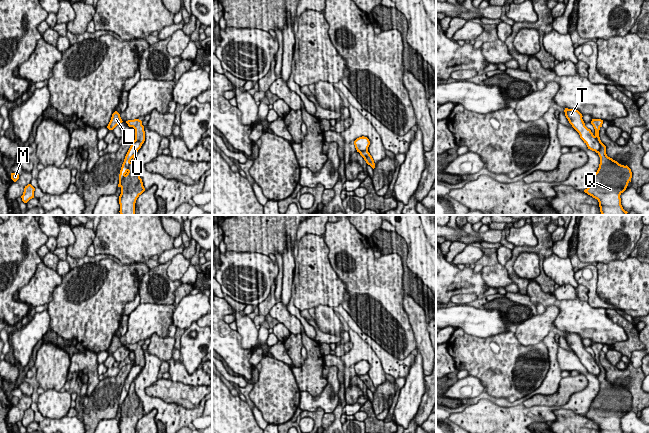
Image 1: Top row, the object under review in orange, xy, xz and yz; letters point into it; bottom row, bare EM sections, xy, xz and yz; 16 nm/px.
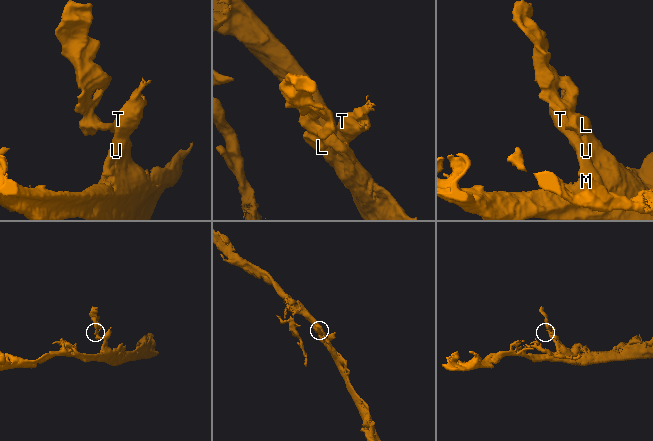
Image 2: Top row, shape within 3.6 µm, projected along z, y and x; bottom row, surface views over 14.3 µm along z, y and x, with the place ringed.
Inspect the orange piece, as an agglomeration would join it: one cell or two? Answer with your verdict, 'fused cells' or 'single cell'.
fused cells

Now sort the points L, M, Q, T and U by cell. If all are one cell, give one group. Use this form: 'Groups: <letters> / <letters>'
Groups: L M Q / T U

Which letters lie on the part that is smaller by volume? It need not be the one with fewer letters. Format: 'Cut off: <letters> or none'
Cut off: T, U

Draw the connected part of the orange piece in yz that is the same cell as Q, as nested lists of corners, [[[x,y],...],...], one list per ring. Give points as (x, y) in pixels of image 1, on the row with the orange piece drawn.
[[[592,119],[591,124],[595,129],[595,137],[600,143],[598,152],[600,164],[589,187],[584,192],[598,200],[602,215],[627,215],[628,212],[621,205],[620,195],[631,182],[631,169],[607,156],[606,146],[599,137],[603,120]]]

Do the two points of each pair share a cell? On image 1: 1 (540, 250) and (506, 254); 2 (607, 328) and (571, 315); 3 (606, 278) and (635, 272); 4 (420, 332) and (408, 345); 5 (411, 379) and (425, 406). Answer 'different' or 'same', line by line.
1: different
2: same
3: same
4: different
5: different

